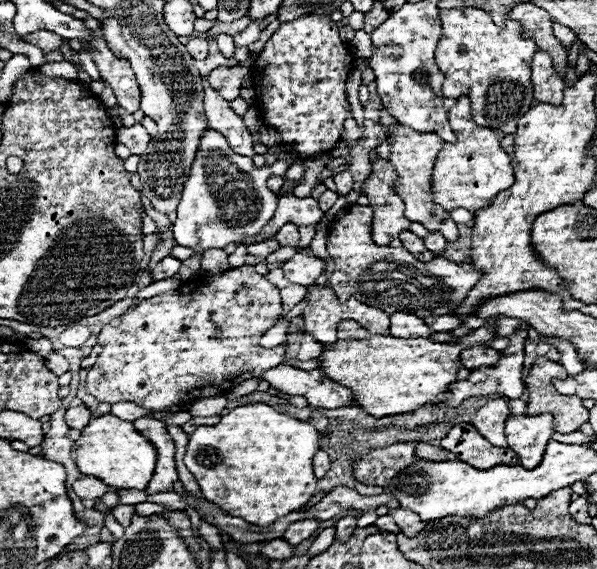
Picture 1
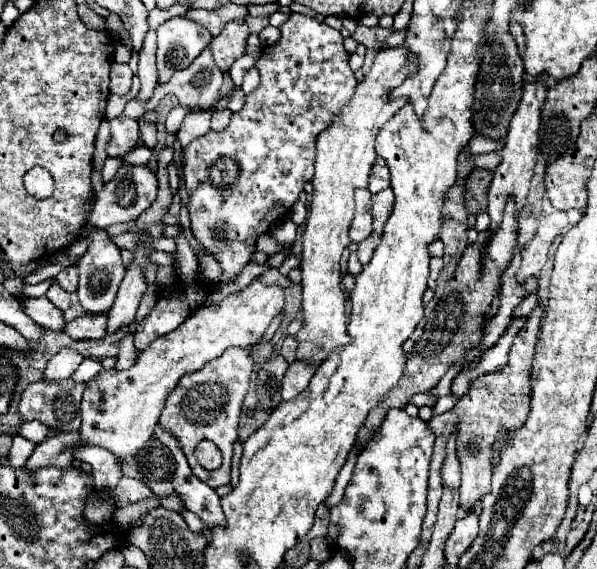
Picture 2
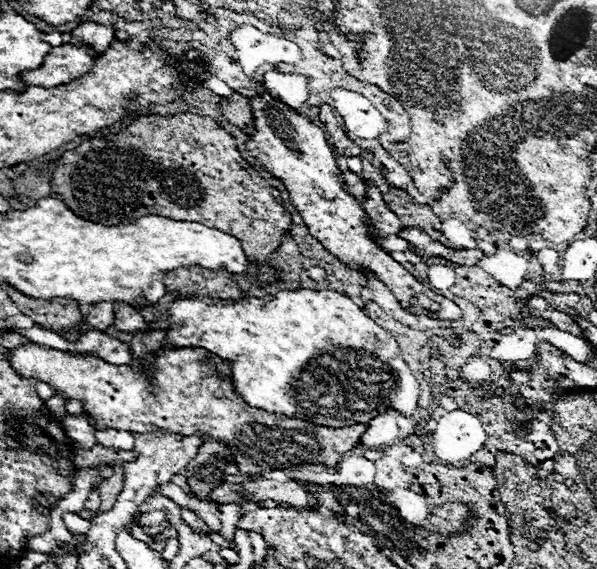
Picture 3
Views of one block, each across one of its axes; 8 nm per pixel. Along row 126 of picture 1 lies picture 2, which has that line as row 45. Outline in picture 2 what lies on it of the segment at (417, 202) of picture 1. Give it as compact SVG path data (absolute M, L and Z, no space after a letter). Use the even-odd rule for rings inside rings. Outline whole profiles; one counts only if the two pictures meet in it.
M400 44L394 48L384 48L376 54L374 64L370 72L364 76L364 82L356 86L356 92L348 106L342 108L342 114L332 122L330 130L324 130L318 136L316 144L316 174L312 178L314 192L312 192L312 202L310 202L310 214L308 222L304 228L304 252L302 252L302 298L304 298L304 328L296 334L298 340L298 360L310 362L310 364L322 364L330 352L334 352L338 346L344 346L348 340L346 334L346 310L344 310L344 290L340 288L340 256L344 248L350 244L350 224L354 220L354 190L356 186L366 188L368 186L368 176L374 166L376 154L374 154L374 142L382 126L408 102L408 98L396 98L390 100L390 90L400 86L408 76L414 76L418 72L418 62L416 56L410 52L408 46Z

